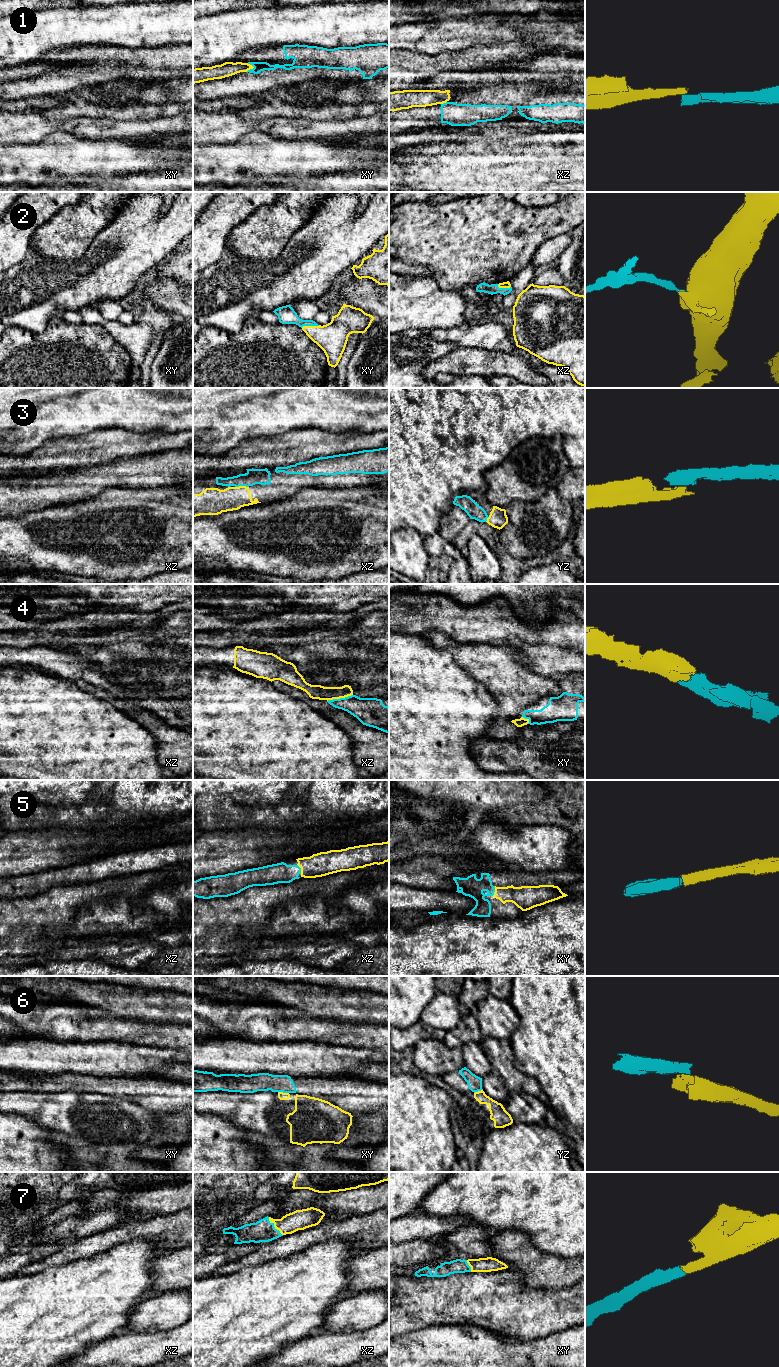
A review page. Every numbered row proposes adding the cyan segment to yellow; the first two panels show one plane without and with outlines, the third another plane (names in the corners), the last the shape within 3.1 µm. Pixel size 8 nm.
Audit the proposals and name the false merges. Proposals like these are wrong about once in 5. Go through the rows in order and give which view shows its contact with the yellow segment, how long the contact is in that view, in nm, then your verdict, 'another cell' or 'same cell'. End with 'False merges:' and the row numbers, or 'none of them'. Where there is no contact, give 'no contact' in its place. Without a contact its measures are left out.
1: contact in xy; length 80 nm; another cell
2: contact in xy; length 150 nm; same cell
3: contact in xz; length 110 nm; same cell
4: contact in xz; length 220 nm; same cell
5: contact in xy; length 80 nm; same cell
6: contact in xy; length 90 nm; another cell
7: contact in xz; length 190 nm; same cell
False merges: 1, 6

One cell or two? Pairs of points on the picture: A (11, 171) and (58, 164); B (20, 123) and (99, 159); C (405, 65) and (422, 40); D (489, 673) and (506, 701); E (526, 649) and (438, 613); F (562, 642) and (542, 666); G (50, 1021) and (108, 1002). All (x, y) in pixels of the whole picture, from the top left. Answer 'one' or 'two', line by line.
A: one
B: two
C: two
D: one
E: one
F: one
G: two

